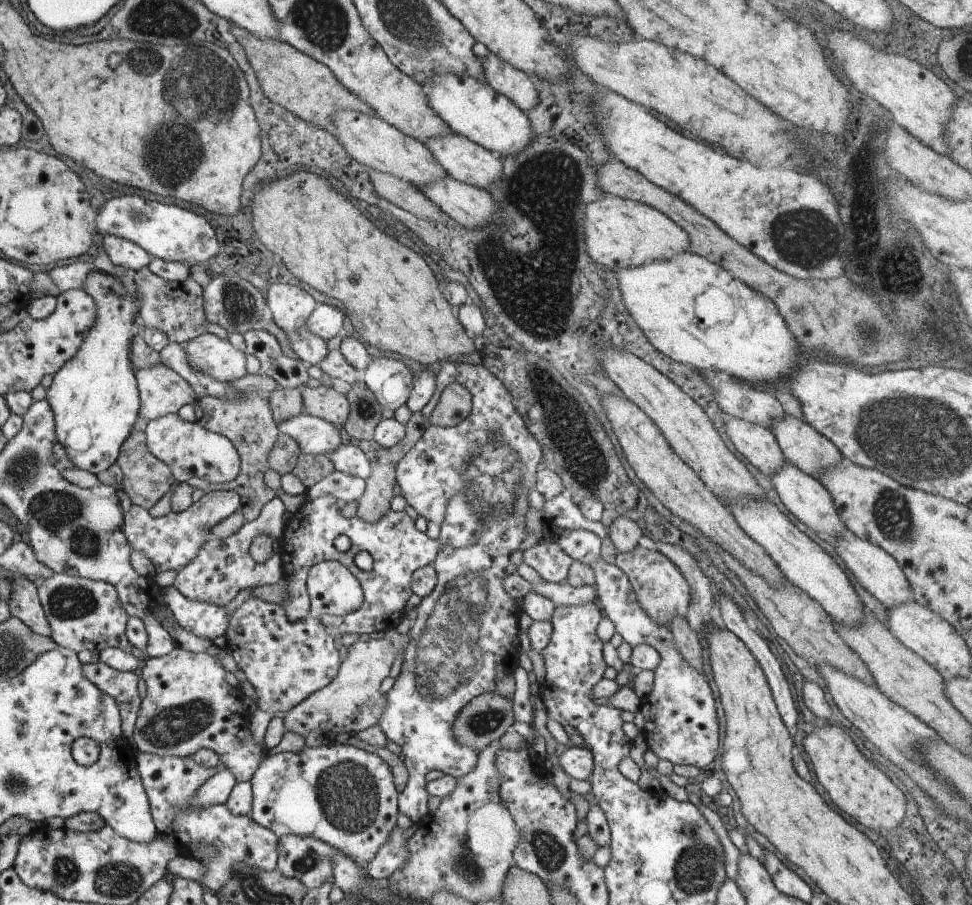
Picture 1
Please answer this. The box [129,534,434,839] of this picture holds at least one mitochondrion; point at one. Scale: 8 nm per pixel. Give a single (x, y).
(346, 793)

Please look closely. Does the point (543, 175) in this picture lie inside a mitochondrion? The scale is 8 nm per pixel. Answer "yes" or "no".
yes

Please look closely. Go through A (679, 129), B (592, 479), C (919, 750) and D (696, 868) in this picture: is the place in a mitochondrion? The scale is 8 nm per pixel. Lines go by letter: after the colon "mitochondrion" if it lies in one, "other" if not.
A: other
B: other
C: other
D: mitochondrion

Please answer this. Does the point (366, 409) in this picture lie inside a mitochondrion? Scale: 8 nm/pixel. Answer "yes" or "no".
yes

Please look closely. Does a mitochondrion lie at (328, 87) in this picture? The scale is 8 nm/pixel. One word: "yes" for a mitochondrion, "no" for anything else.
no

